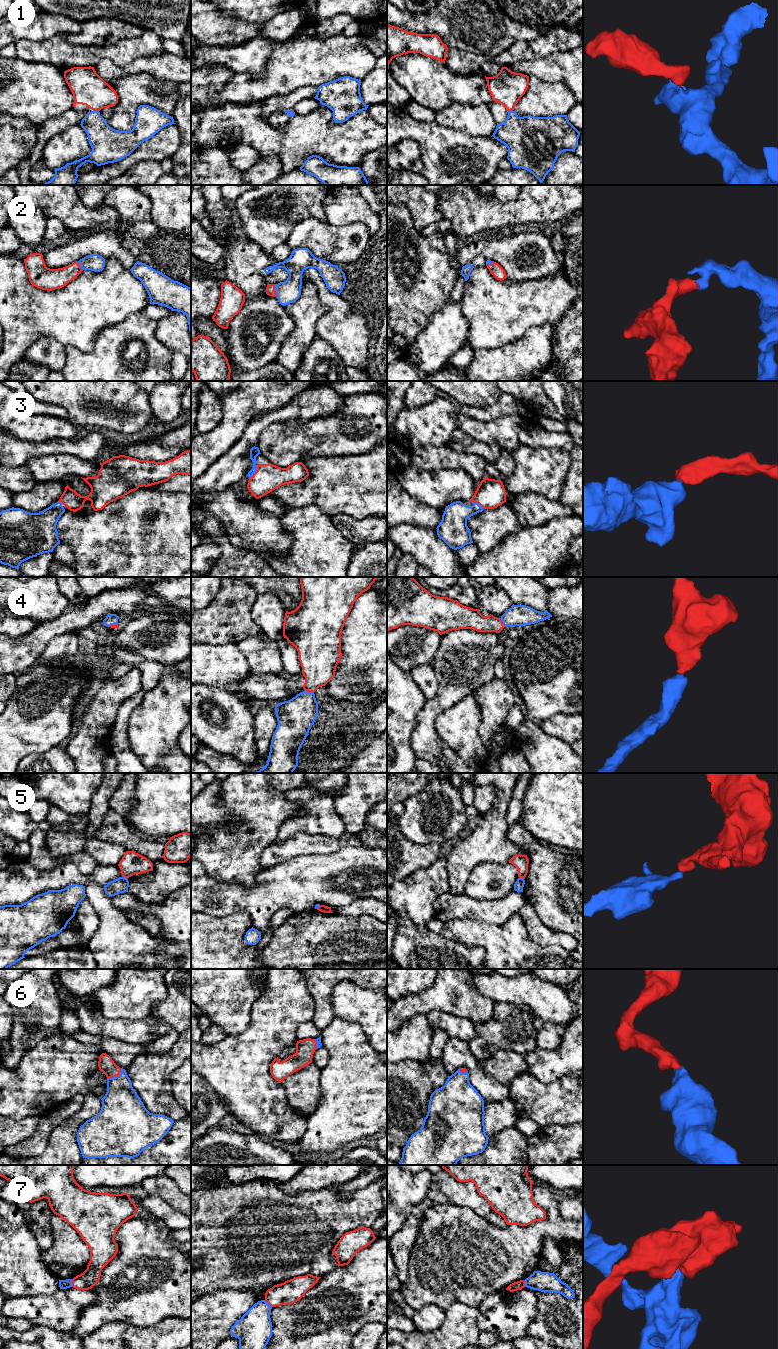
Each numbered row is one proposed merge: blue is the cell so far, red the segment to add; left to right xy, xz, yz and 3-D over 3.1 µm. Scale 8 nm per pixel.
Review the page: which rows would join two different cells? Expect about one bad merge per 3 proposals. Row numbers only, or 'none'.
5, 7

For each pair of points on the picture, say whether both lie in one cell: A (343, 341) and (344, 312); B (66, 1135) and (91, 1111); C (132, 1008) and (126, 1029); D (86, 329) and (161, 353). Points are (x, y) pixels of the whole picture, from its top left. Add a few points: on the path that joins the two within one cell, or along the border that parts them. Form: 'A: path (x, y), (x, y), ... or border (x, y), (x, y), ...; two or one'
A: path (343, 334), (343, 319); one
B: path (70, 1128), (84, 1114); one
C: border (149, 1013), (139, 1019), (110, 1019), (106, 1017); two
D: border (119, 322), (105, 326), (94, 347), (83, 351); two

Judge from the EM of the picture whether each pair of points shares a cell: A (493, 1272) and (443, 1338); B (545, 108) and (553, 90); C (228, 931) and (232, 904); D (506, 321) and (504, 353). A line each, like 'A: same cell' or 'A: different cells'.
A: different cells
B: same cell
C: different cells
D: different cells

